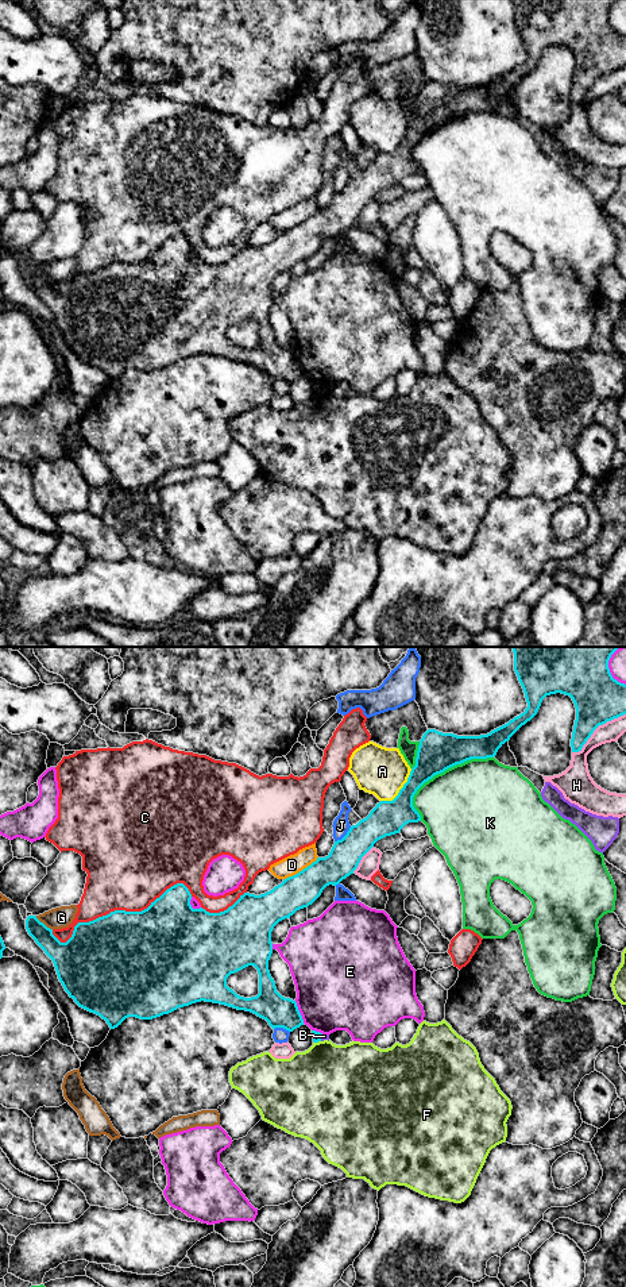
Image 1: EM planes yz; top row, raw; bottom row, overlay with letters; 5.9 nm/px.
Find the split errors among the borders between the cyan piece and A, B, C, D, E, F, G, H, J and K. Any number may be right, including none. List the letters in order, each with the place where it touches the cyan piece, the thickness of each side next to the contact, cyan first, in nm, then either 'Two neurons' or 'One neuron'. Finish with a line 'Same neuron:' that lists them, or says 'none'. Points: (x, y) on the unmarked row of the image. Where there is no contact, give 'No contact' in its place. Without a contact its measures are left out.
A: Touches cyan at yz (400, 142). Thickness 200 nm (cyan) against 300 nm. Two neurons
B: Touches cyan at yz (320, 389). Thickness 50 nm (cyan) against 30 nm. Two neurons
C: Touches cyan at yz (119, 262). Thickness 500 nm (cyan) against 480 nm. Two neurons
D: Touches cyan at yz (302, 222). Thickness 200 nm (cyan) against 120 nm. Two neurons
E: Touches cyan at yz (298, 363). Thickness 190 nm (cyan) against 460 nm. Two neurons
F: Touches cyan at yz (316, 393). Thickness 50 nm (cyan) against 460 nm. Two neurons
G: Touches cyan at yz (42, 274). Thickness 180 nm (cyan) against 130 nm. Two neurons
H: Touches cyan at yz (596, 79). Thickness 300 nm (cyan) against 120 nm. Two neurons
J: Touches cyan at yz (344, 188). Thickness 190 nm (cyan) against 100 nm. Two neurons
K: Touches cyan at yz (440, 124). Thickness 240 nm (cyan) against 500 nm. Two neurons
Same neuron: none

